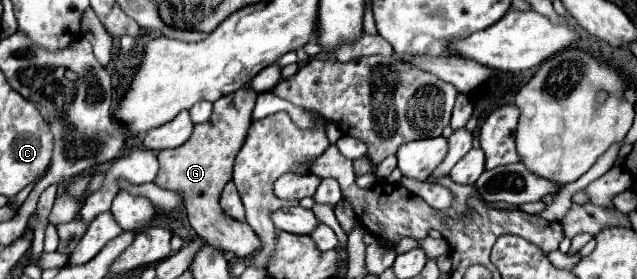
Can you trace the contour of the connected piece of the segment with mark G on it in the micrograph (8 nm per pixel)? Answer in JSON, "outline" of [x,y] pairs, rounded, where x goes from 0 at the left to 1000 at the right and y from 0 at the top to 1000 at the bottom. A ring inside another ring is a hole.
{"outline":[[[386,301],[383,315],[339,358],[330,430],[323,430],[320,444],[308,444],[295,509],[289,509],[276,538],[248,545],[251,616],[242,645],[242,659],[264,681],[283,674],[283,688],[289,695],[289,738],[295,760],[298,810],[308,824],[308,839],[317,846],[330,882],[361,896],[374,925],[396,918],[396,903],[408,889],[408,853],[402,846],[402,832],[396,832],[389,796],[364,789],[364,774],[358,774],[345,746],[342,717],[355,652],[364,645],[364,588],[396,444],[402,344],[405,330],[396,323],[392,301]]]}

